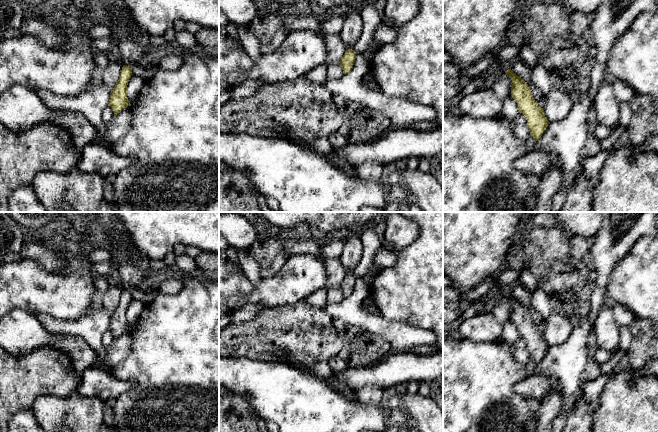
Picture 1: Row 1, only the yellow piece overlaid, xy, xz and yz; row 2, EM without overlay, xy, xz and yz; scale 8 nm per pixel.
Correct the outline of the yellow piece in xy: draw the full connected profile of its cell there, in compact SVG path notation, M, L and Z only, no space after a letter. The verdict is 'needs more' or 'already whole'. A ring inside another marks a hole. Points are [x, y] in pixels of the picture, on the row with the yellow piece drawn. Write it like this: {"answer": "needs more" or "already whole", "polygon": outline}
{"answer": "already whole", "polygon": "M123 65L119 80L110 92L108 106L112 108L114 116L118 115L124 108L130 106L130 101L127 97L127 84L132 75L132 68Z"}

